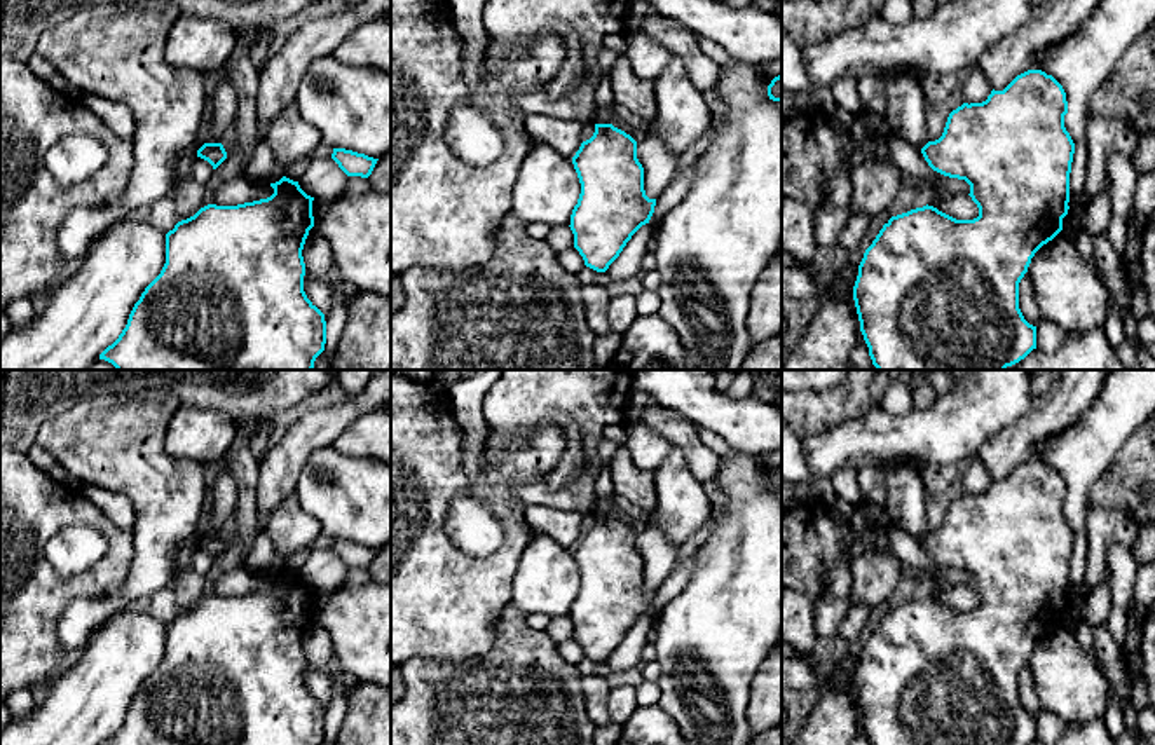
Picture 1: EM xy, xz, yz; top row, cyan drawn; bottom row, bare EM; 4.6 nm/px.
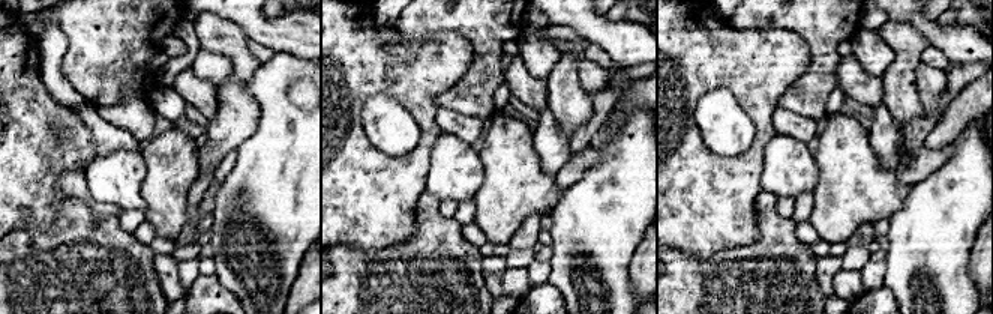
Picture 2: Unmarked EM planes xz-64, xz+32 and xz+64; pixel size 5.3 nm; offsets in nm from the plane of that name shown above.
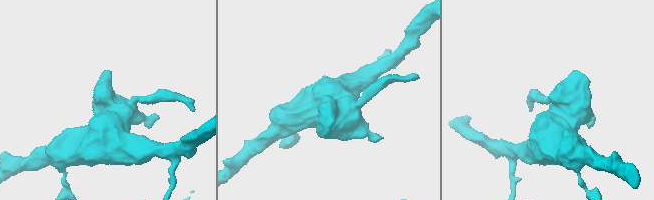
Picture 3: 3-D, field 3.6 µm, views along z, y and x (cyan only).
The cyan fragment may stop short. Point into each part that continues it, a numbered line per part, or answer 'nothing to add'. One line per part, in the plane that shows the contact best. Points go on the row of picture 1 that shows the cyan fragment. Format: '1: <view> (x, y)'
nothing to add

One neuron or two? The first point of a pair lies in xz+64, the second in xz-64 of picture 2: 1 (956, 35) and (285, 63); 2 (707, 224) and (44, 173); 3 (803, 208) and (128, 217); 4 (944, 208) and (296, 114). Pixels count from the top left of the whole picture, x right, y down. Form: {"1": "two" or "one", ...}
{"1": "two", "2": "one", "3": "one", "4": "one"}

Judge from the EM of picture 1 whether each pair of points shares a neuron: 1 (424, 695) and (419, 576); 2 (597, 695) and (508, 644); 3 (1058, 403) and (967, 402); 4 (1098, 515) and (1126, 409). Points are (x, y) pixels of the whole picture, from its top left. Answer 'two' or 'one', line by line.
1: two
2: two
3: two
4: two

